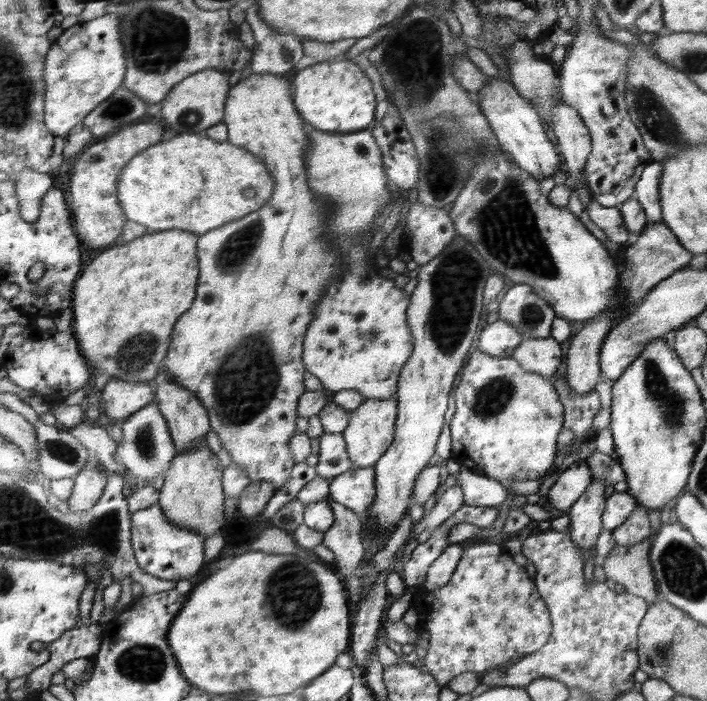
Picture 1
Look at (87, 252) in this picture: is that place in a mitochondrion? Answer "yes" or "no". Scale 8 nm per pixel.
no

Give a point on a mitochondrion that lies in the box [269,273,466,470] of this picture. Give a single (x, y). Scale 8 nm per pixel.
(374, 336)

